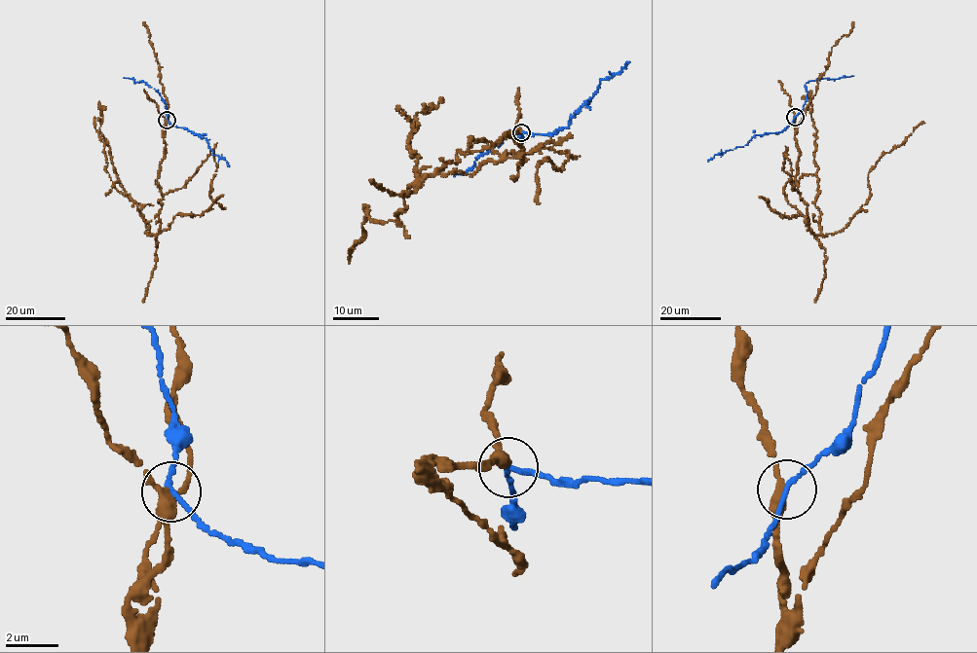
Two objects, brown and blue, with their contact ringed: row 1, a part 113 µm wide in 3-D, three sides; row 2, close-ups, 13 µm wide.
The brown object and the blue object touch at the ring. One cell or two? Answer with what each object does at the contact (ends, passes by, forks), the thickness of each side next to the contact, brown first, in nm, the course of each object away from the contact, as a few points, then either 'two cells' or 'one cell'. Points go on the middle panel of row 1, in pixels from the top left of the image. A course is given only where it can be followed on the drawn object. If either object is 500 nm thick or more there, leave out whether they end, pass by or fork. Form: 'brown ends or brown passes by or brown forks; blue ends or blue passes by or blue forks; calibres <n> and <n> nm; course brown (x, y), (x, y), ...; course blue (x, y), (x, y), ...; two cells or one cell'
brown passes by; blue passes by; calibres 360 and 180 nm; course brown (521, 132), (492, 144), (469, 138), (455, 163), (404, 193), (398, 221), (370, 219), (366, 205), (349, 263); course blue (521, 132), (547, 135), (566, 128), (576, 112), (592, 96), (603, 79), (611, 78), (629, 61); two cells

